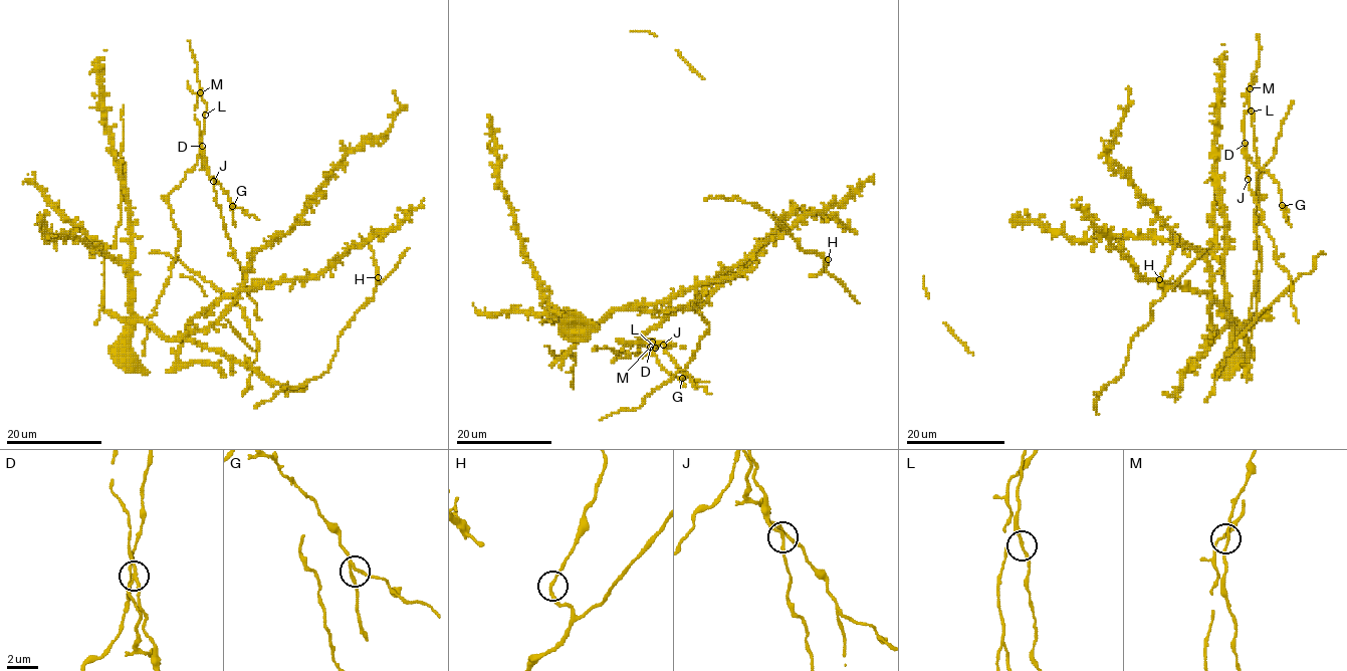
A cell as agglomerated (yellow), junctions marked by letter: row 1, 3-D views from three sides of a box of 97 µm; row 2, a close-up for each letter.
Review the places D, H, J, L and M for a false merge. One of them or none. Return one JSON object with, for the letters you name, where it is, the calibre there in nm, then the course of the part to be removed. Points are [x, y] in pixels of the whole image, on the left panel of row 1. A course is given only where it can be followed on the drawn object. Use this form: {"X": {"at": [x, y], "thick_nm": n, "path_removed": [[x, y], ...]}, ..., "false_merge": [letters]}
{"D": {"at": [202, 146], "thick_nm": 170, "path_removed": [[201, 145], [202, 167], [234, 206], [258, 220]]}, "false_merge": ["D"]}

